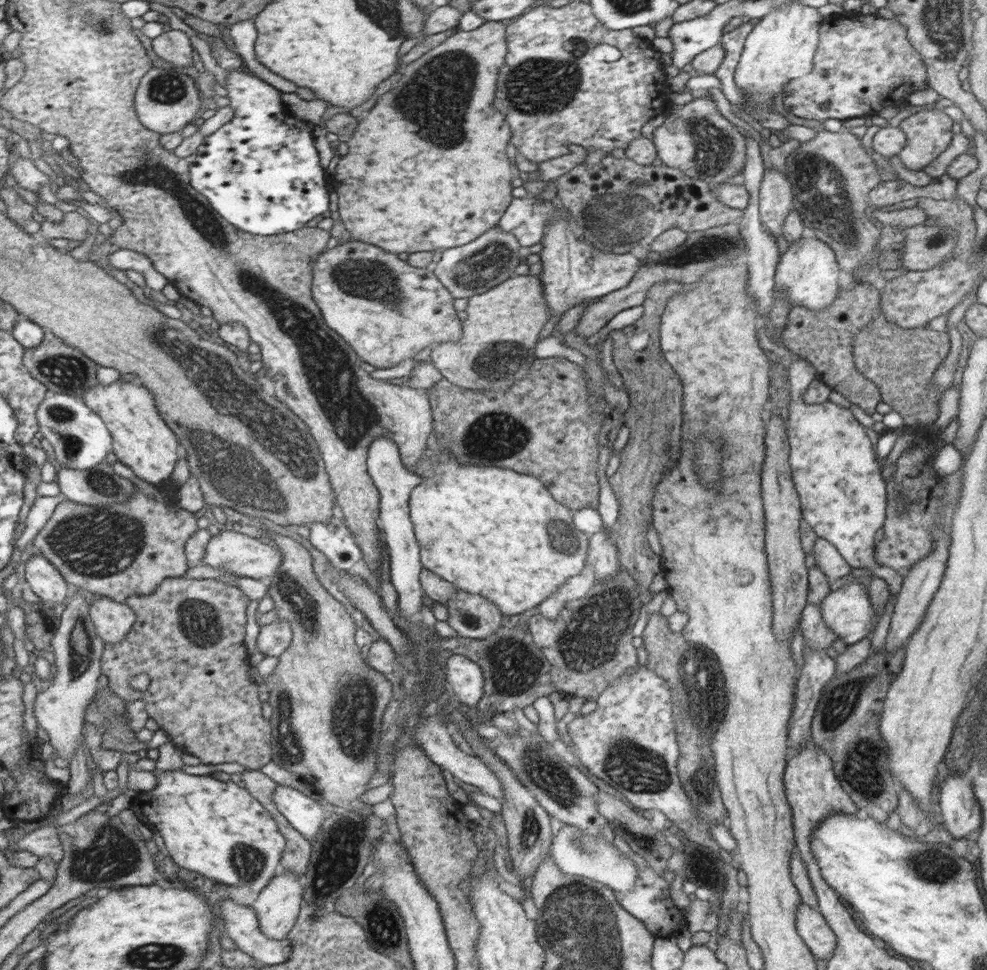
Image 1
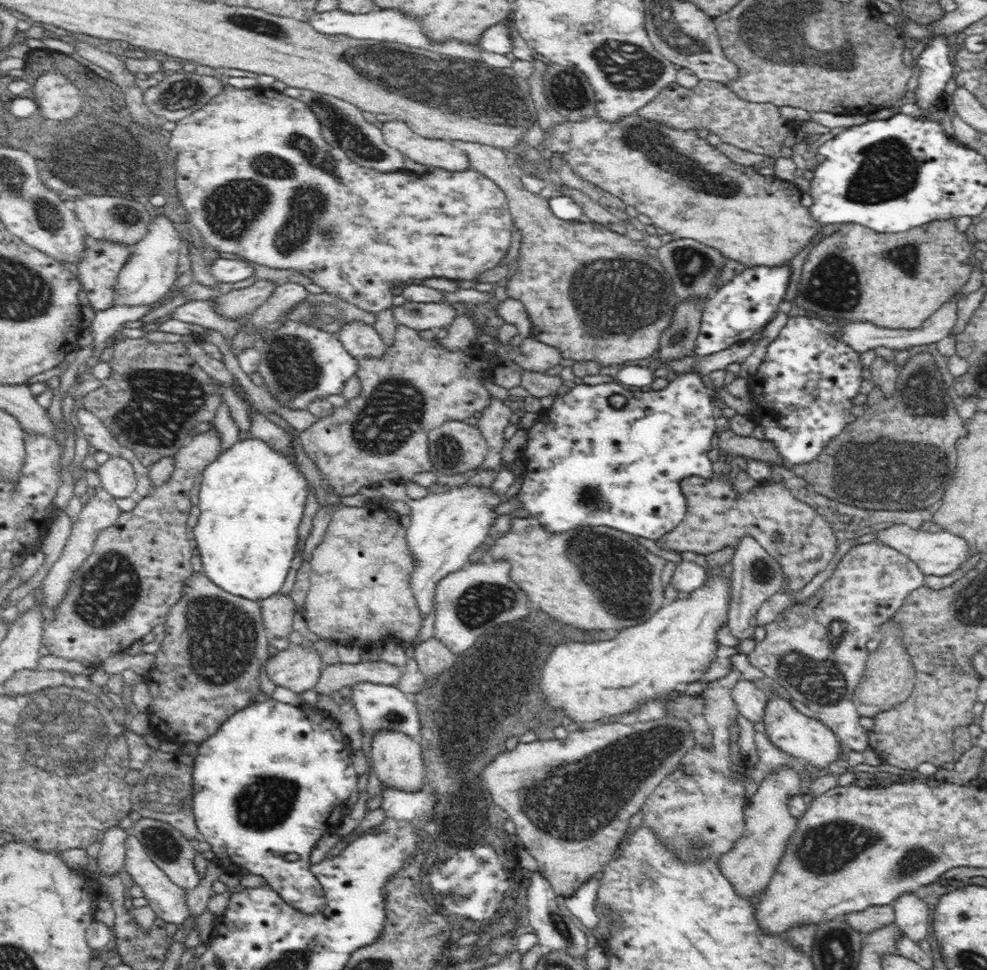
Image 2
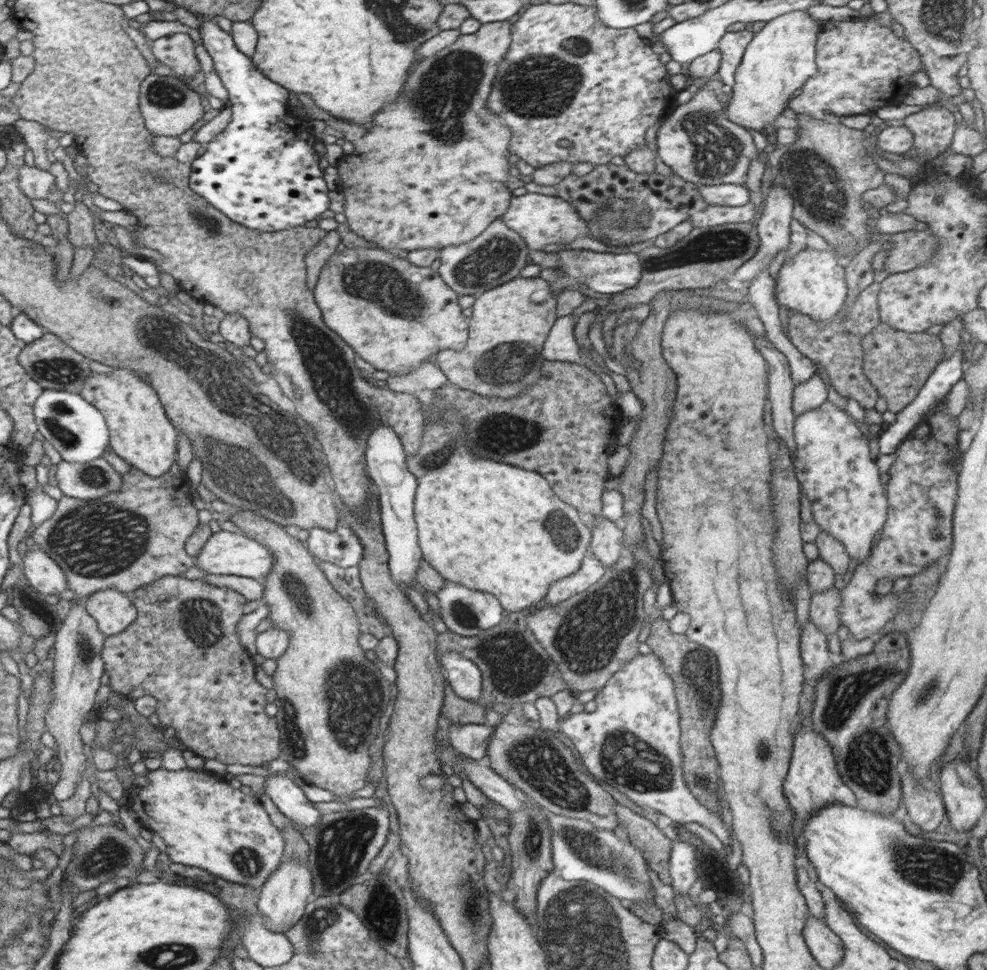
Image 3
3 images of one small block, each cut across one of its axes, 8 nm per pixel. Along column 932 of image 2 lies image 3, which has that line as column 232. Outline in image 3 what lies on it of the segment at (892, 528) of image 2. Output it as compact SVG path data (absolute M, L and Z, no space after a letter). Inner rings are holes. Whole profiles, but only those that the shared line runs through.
M219 531L211 533L206 544L196 556L196 565L207 574L220 574L220 576L248 576L257 580L263 580L273 569L274 557L267 546L248 539L241 532Z

